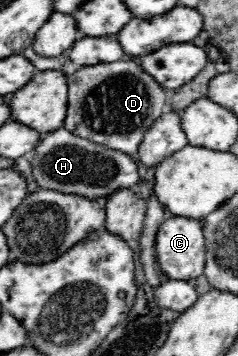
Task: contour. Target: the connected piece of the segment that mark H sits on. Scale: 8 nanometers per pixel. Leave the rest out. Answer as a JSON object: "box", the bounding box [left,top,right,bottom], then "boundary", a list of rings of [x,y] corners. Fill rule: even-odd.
{"box":[27,128,139,201],"boundary":[[[64,128],[45,134],[28,156],[27,180],[35,181],[35,190],[54,190],[104,201],[123,189],[134,189],[139,180],[137,164],[128,154],[74,136]]]}

